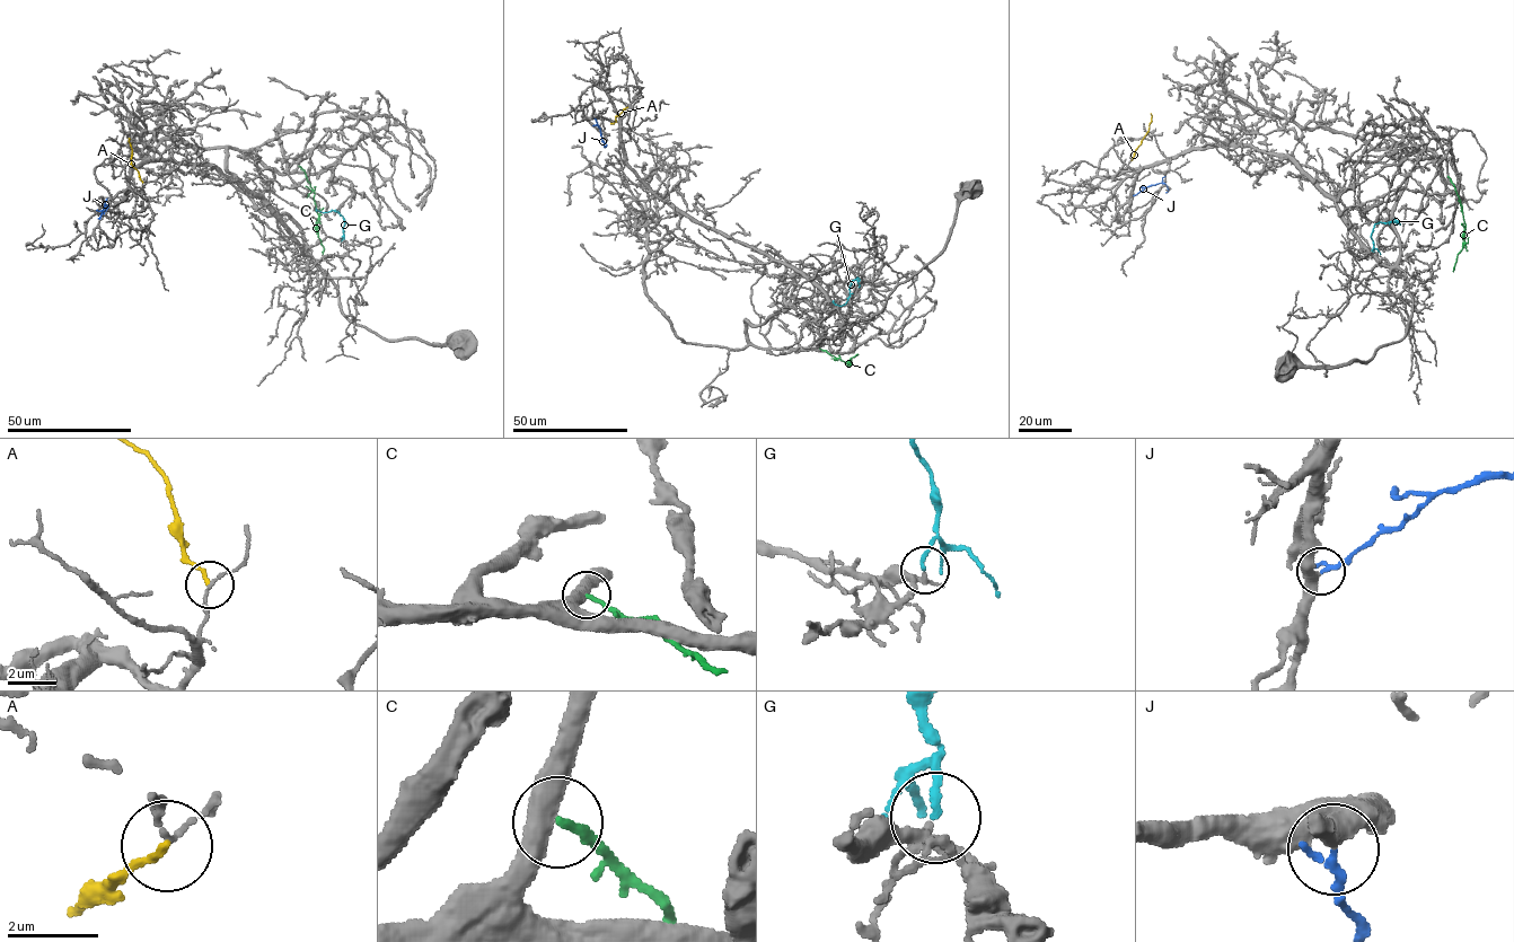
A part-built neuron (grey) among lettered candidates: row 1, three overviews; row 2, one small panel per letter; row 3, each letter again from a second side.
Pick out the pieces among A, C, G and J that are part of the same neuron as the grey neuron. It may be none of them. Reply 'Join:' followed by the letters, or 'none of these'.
Join: G, J

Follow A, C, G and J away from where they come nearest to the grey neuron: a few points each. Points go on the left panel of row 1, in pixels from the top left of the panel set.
A: (142, 183), (131, 164), (129, 138)
C: (298, 166), (314, 192), (323, 254)
G: (344, 238), (343, 218), (339, 211), (316, 211)
J: (99, 219), (106, 204), (103, 213)

